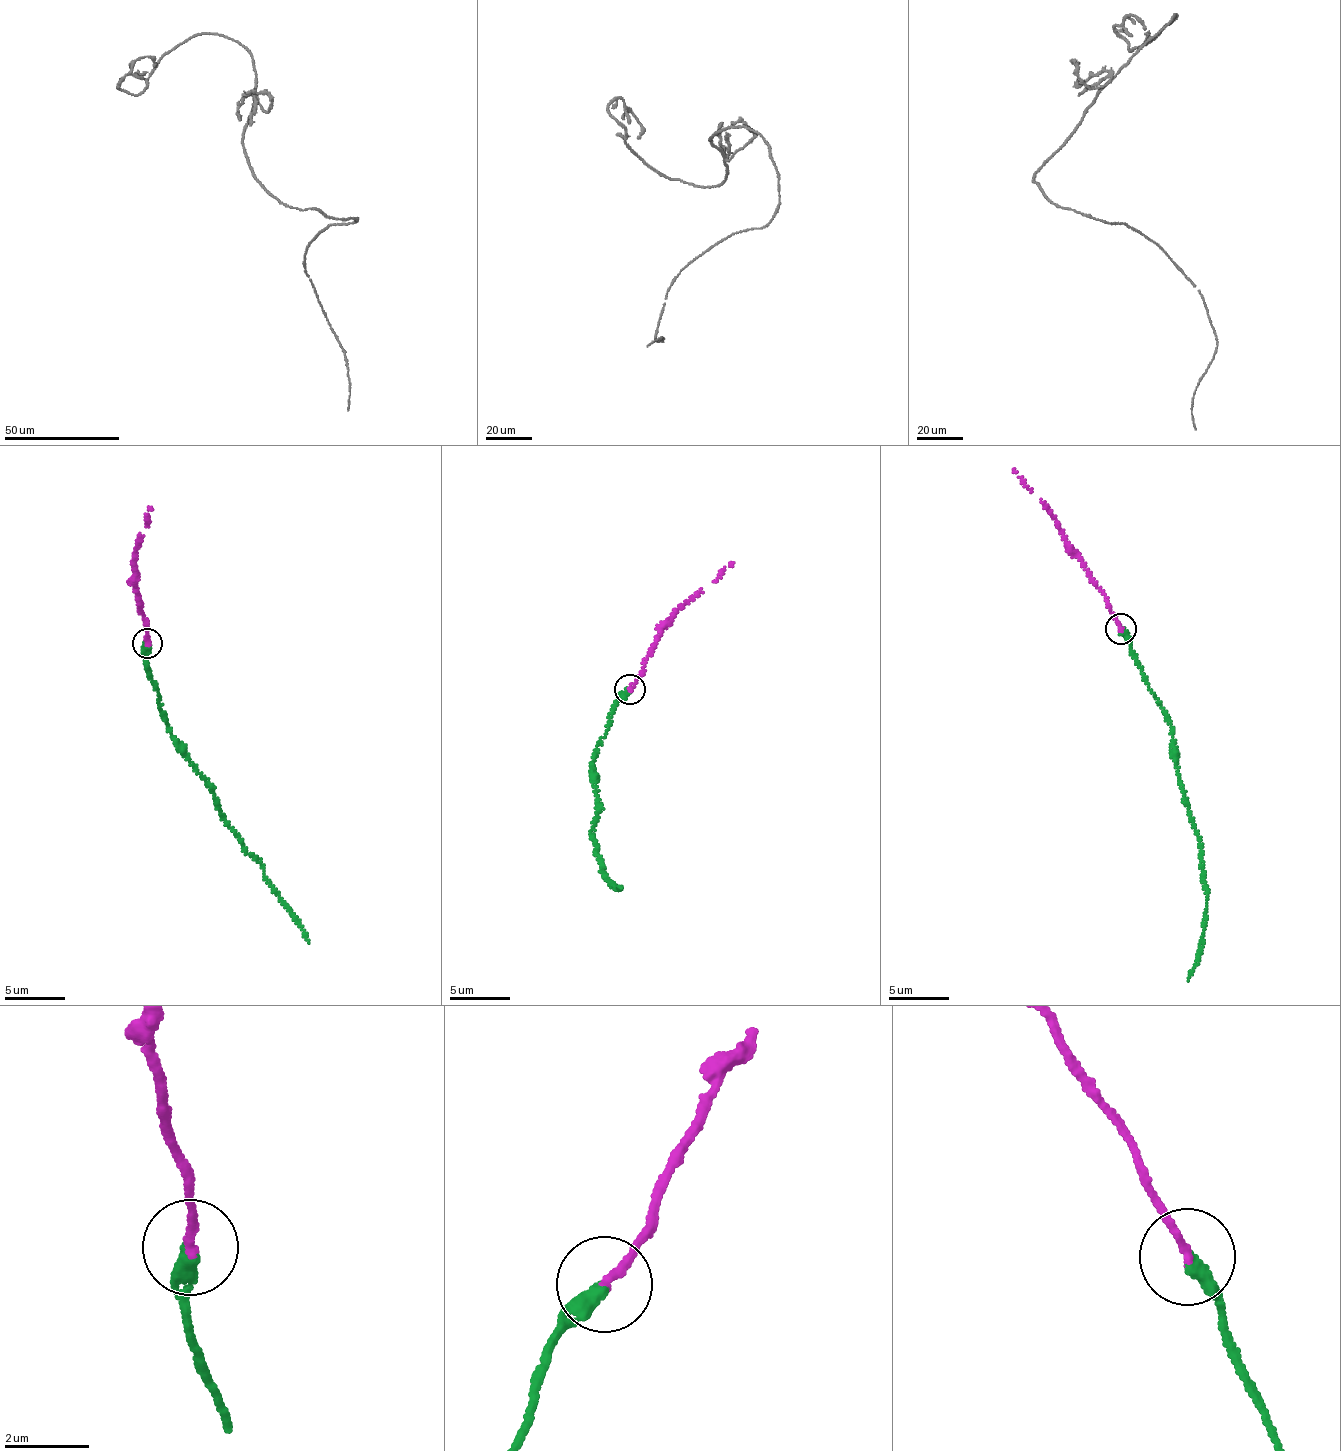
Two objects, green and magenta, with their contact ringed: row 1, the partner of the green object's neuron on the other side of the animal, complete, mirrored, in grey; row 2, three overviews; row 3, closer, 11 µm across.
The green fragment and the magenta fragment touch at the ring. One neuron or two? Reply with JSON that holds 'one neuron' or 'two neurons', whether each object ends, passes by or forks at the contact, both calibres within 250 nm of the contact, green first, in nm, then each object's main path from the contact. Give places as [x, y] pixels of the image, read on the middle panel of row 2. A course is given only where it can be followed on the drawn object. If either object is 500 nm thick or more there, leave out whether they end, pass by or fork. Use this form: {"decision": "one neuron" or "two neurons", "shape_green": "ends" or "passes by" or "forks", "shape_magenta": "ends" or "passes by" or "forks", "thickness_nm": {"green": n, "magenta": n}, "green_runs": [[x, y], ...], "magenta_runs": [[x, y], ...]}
{"decision": "one neuron", "shape_green": "ends", "shape_magenta": "ends", "thickness_nm": {"green": 360, "magenta": 180}, "green_runs": [[629, 688], [616, 702], [590, 763], [598, 812], [589, 831], [605, 880], [621, 888]], "magenta_runs": [[629, 688], [643, 670], [660, 631], [697, 592], [733, 563]]}

